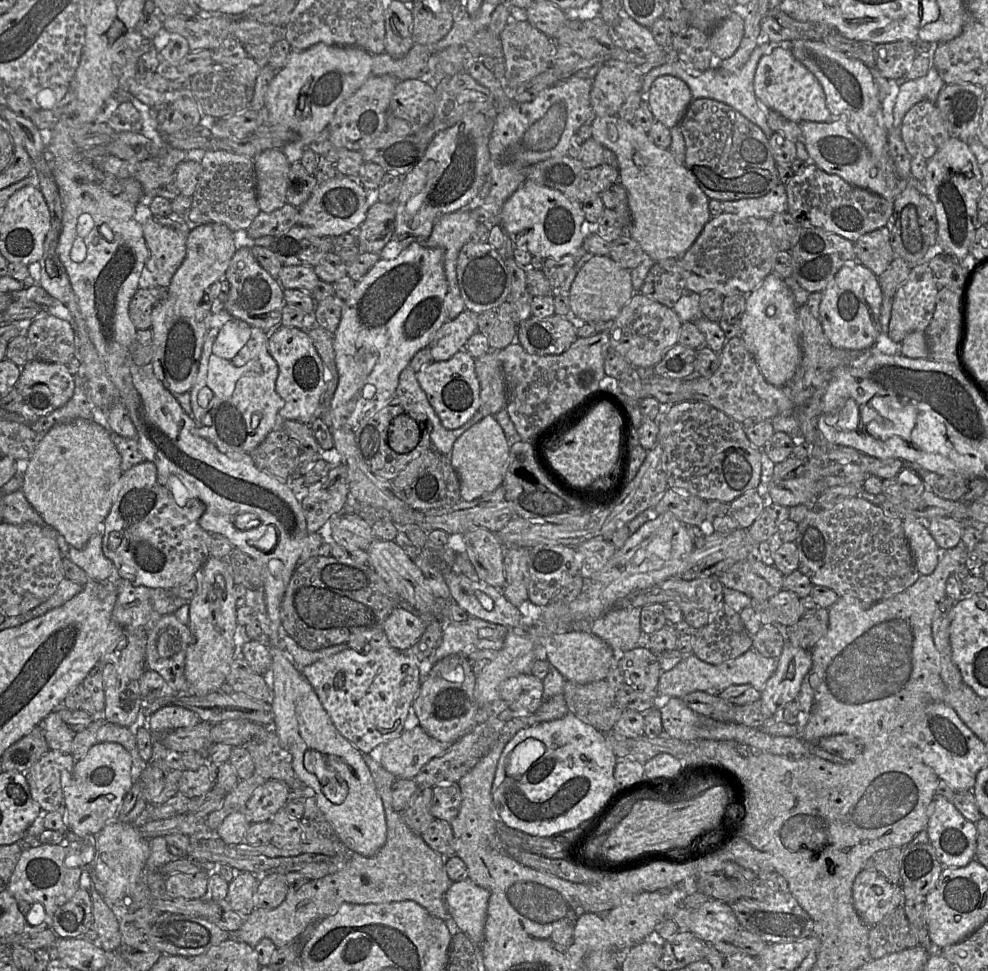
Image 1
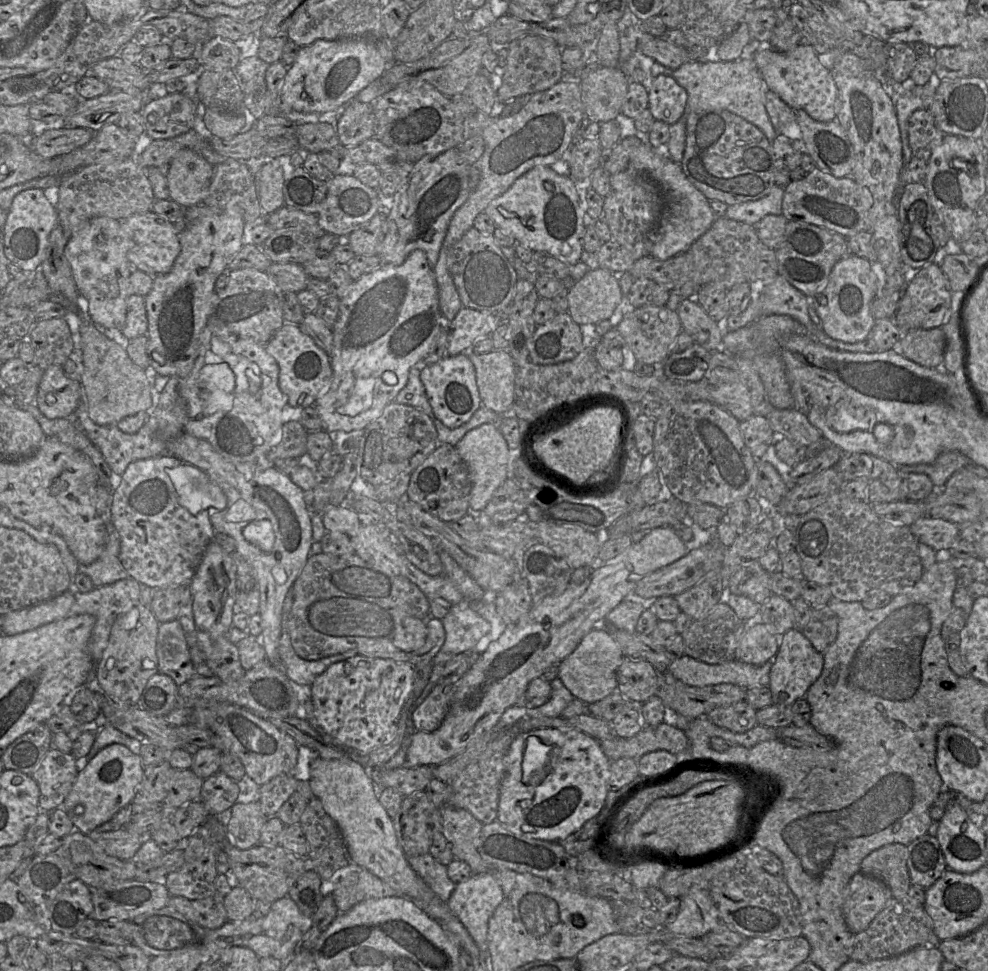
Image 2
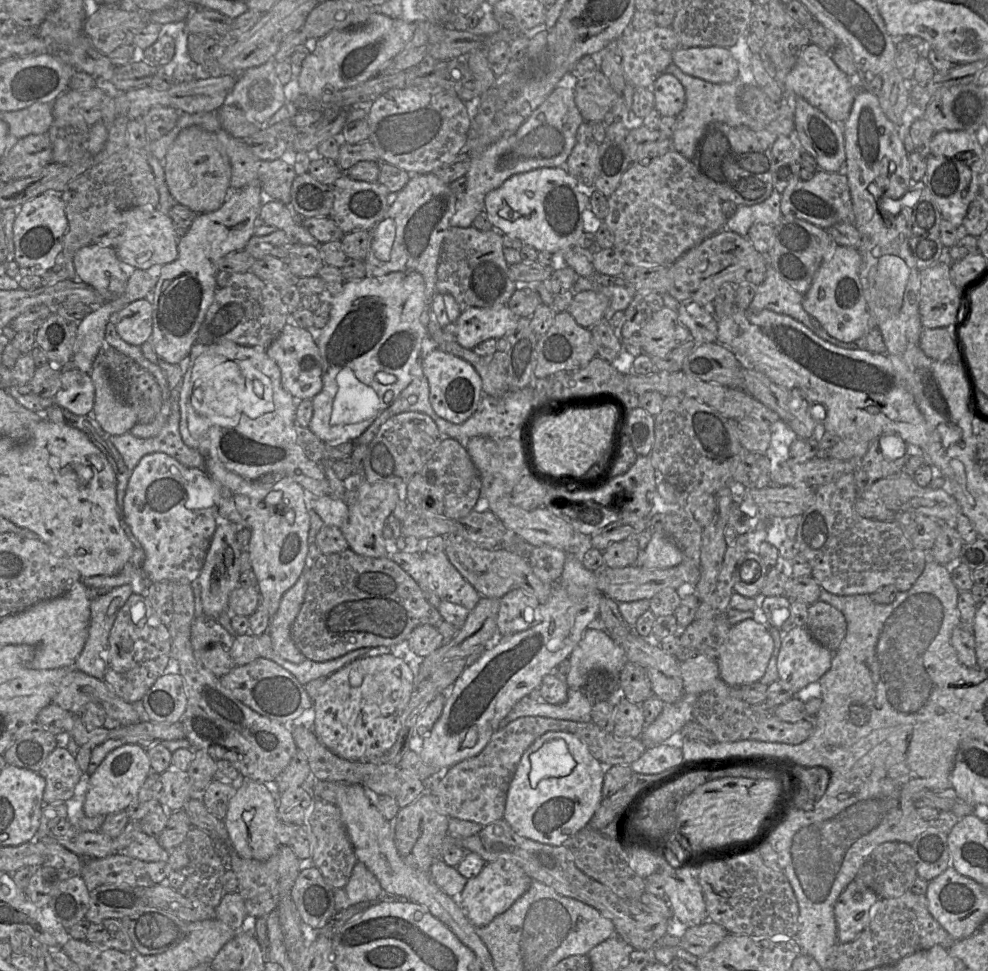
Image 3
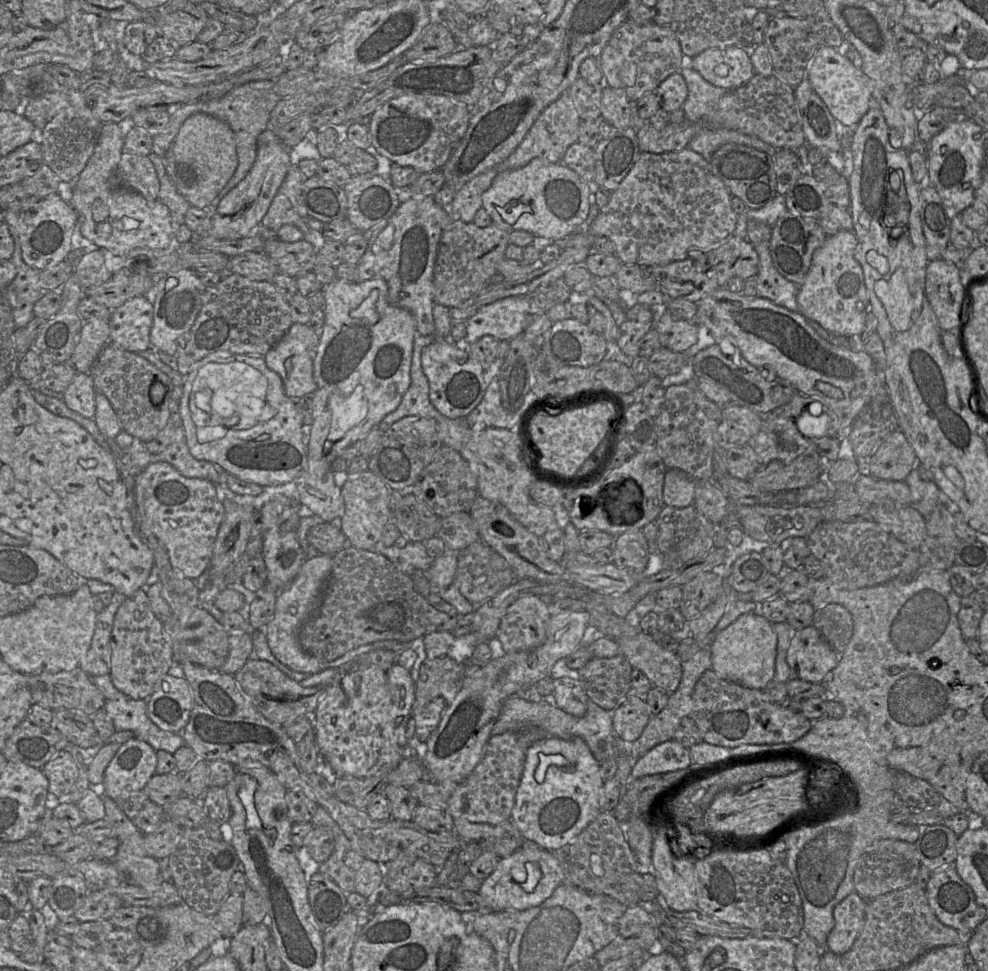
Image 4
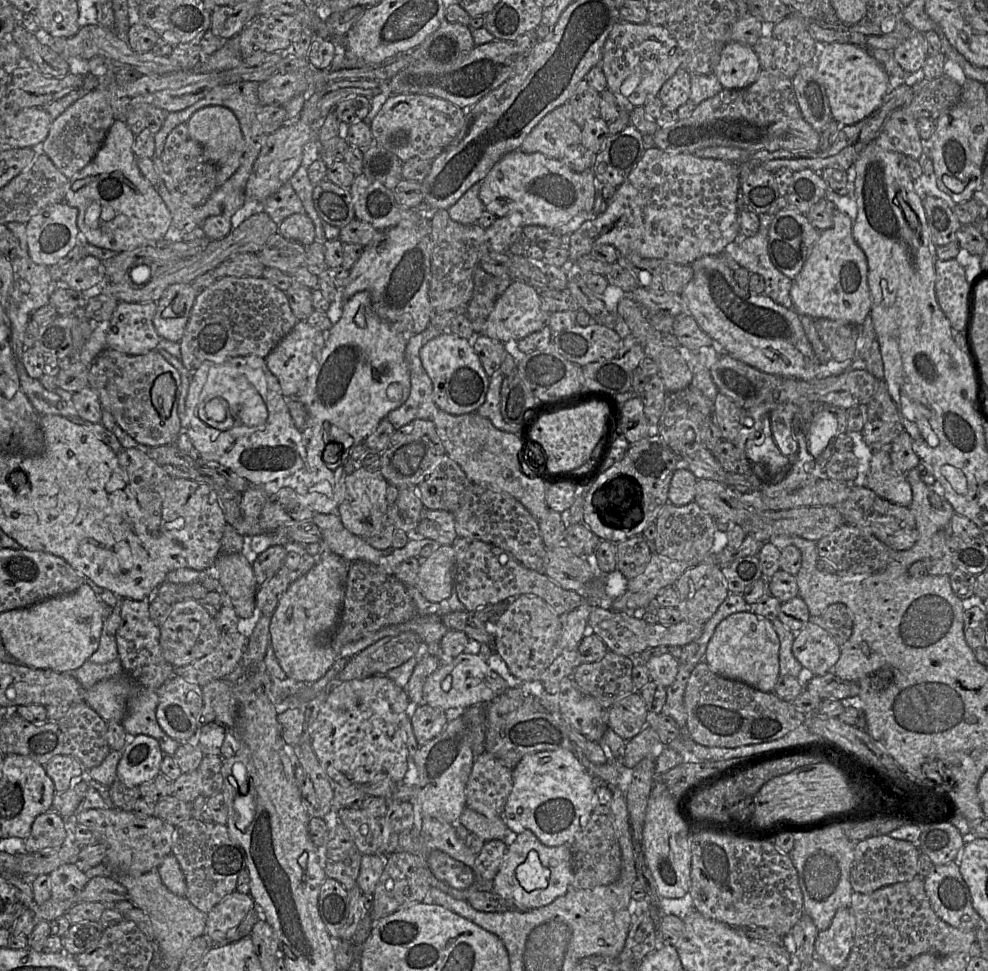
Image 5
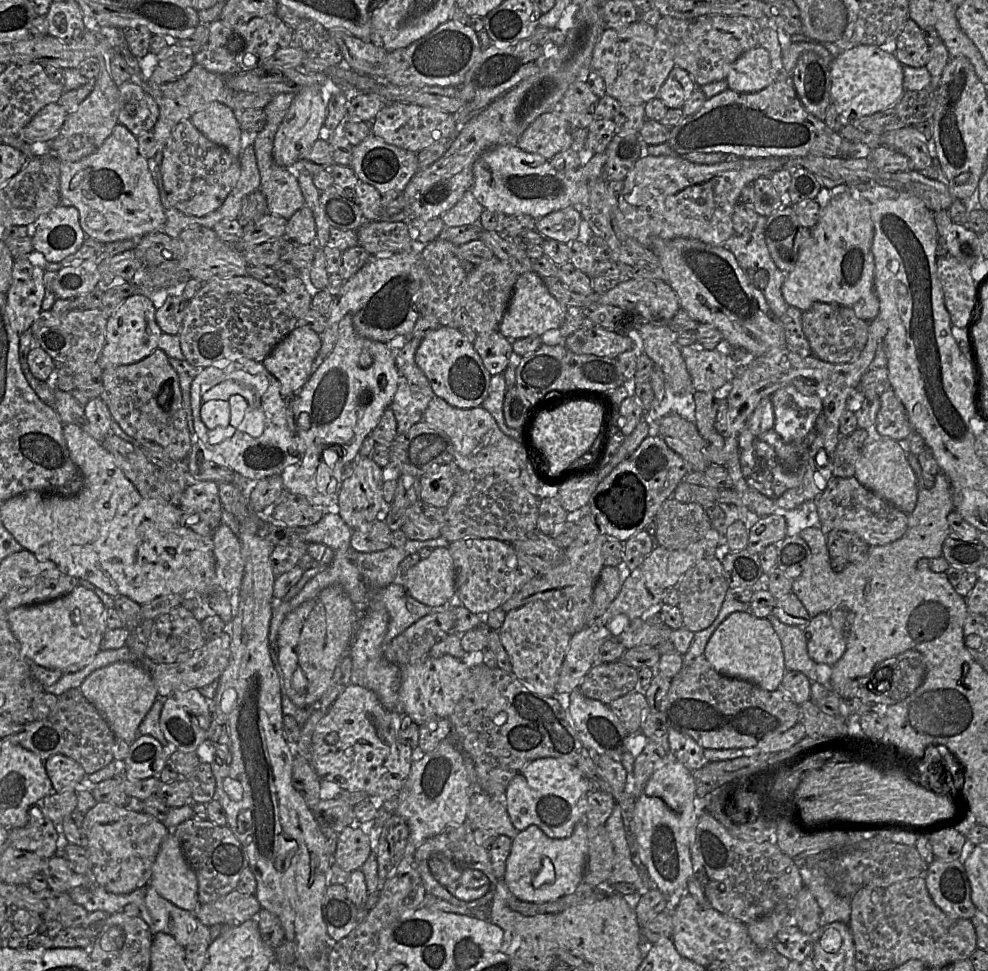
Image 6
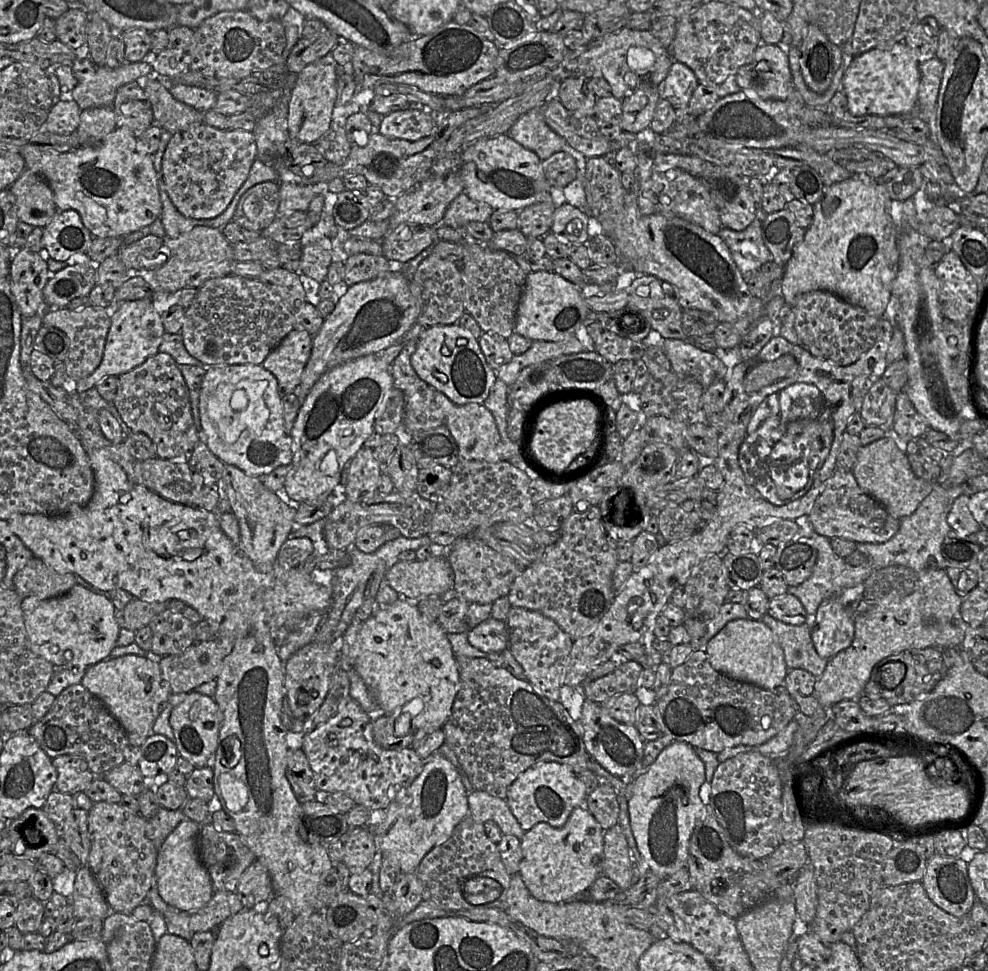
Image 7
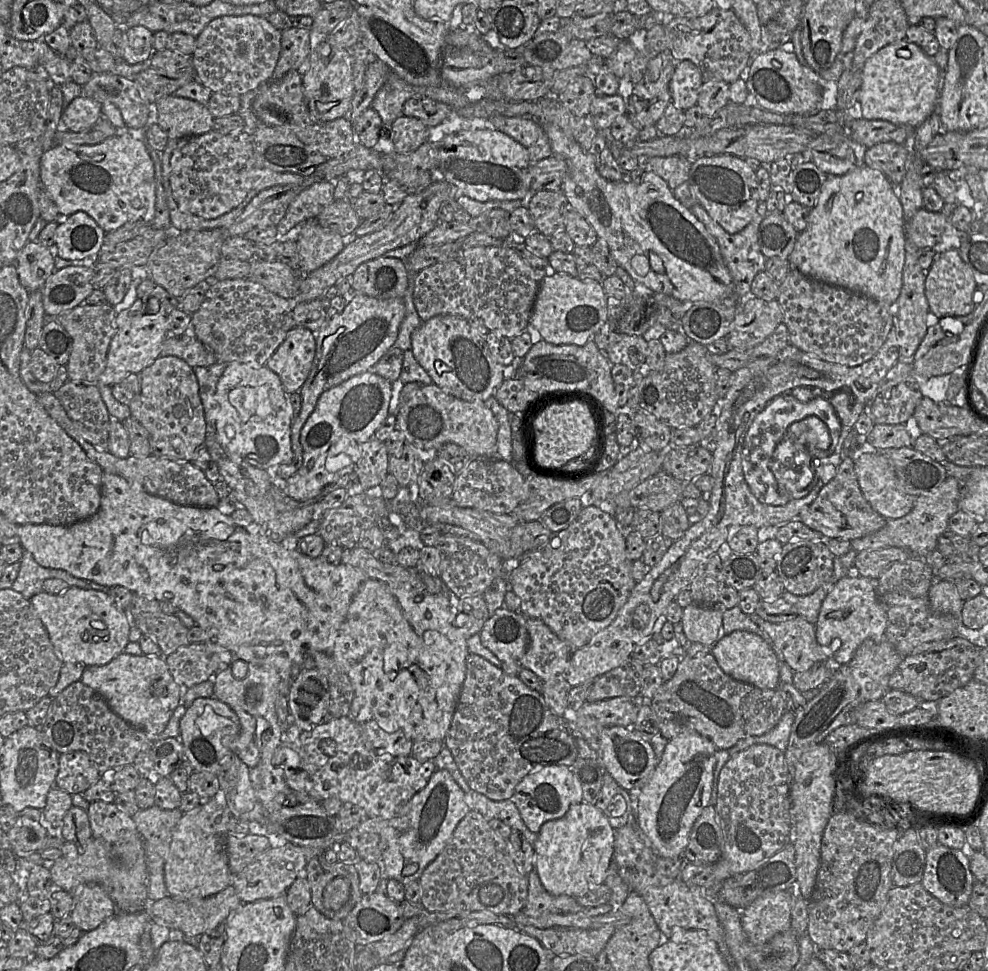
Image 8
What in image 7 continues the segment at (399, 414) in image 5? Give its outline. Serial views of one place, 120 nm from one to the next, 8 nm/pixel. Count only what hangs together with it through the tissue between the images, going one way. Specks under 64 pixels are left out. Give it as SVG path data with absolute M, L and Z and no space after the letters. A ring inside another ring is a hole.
M410 340L391 364L393 386L404 393L405 403L413 394L423 393L428 385L411 366L411 355L416 349L416 342L417 340Z

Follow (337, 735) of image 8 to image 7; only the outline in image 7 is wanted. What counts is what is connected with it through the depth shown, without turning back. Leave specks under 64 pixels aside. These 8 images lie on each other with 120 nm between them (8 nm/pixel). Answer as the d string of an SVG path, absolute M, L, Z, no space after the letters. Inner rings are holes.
M351 697L344 700L335 715L311 730L306 730L294 741L304 751L313 771L316 788L328 793L343 792L357 805L363 805L370 811L386 809L396 799L401 799L407 788L421 773L425 760L411 748L384 749L373 738L372 718Z

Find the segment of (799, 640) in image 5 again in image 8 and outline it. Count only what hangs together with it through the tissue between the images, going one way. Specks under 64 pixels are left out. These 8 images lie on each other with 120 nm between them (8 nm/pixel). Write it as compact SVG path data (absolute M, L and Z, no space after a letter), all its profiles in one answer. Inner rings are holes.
M846 575L839 579L827 593L822 602L817 622L815 623L817 642L832 651L834 638L841 640L841 646L832 651L834 665L846 665L853 658L855 651L866 639L875 642L884 640L887 627L887 608L880 602L876 591L876 580L863 576Z

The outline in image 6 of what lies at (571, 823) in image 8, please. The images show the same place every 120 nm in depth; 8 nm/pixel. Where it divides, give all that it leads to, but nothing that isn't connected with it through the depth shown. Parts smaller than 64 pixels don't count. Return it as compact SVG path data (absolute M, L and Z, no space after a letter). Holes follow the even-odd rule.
M584 820L579 822L573 833L564 839L549 838L535 825L530 825L519 832L512 839L511 851L506 861L506 870L503 876L503 881L512 895L523 902L547 903L573 893L583 882L588 853L587 827Z

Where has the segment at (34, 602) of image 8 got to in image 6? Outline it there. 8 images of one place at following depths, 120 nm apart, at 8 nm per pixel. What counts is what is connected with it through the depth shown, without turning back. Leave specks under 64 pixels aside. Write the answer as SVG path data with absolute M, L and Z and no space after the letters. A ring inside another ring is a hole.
M78 585L67 595L57 599L14 608L7 613L10 629L21 646L22 655L41 667L57 669L65 673L74 673L89 664L100 651L105 632L107 608L101 599L91 590Z

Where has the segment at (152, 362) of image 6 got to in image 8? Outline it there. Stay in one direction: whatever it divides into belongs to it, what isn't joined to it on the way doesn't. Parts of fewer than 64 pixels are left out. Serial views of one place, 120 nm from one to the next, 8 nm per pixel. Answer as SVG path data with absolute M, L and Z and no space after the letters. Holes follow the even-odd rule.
M165 356L143 369L139 377L140 391L128 407L130 416L149 434L151 454L192 462L196 451L204 446L207 425L194 369L175 356Z

